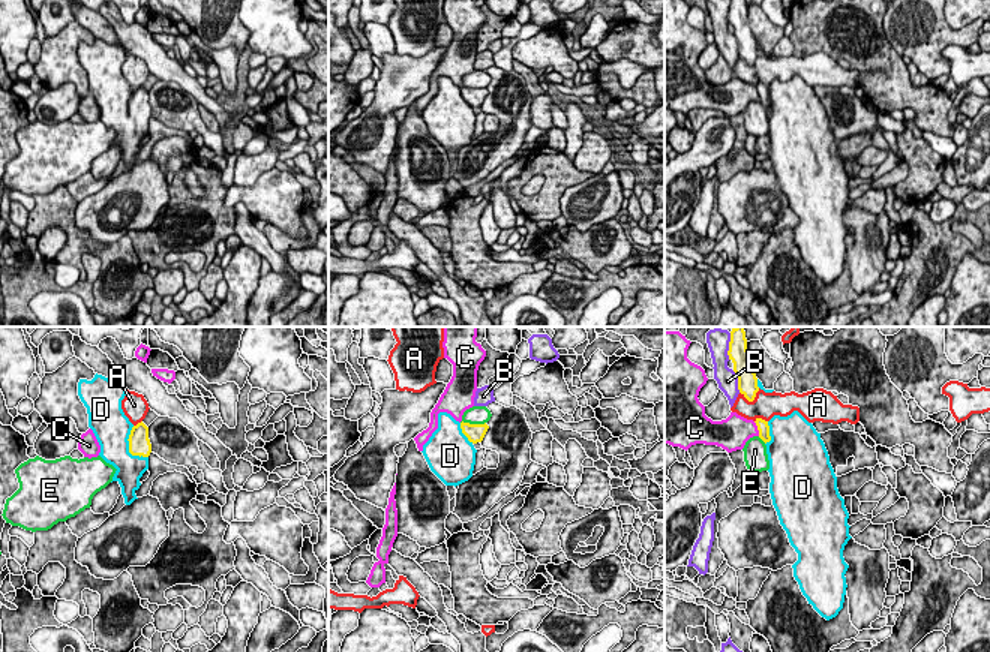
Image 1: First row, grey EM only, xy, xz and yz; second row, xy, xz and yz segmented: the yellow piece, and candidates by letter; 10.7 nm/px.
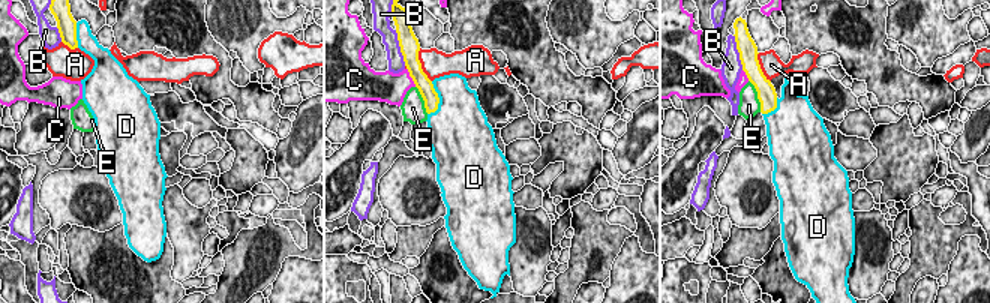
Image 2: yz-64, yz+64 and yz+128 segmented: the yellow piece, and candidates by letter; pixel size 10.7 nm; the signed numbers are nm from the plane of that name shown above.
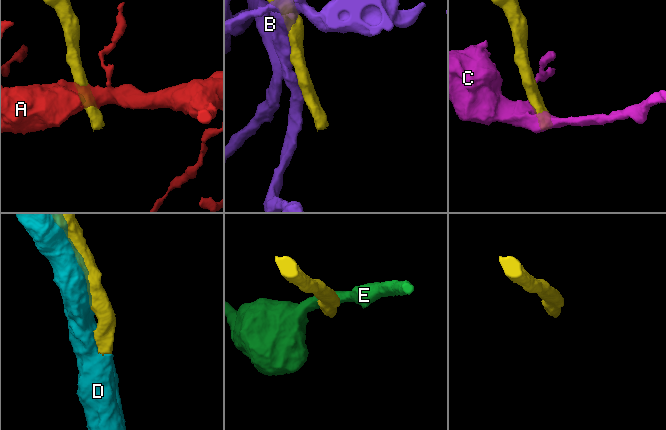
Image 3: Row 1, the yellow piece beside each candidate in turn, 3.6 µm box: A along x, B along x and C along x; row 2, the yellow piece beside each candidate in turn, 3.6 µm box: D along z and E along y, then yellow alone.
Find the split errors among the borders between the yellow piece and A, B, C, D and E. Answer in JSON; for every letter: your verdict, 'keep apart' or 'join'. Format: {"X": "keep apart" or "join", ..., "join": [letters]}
{"A": "keep apart", "B": "keep apart", "C": "keep apart", "D": "join", "E": "keep apart", "join": ["D"]}

